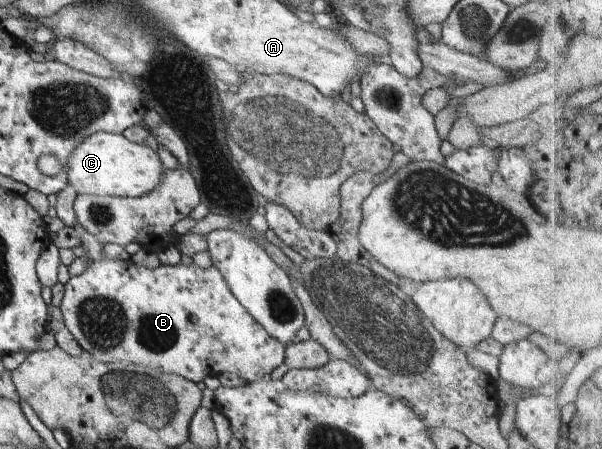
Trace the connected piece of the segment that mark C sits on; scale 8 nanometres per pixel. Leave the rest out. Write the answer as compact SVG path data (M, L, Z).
M98 131L86 137L68 157L67 185L77 194L140 197L156 189L164 175L164 165L156 151L146 144L129 142L124 134Z

